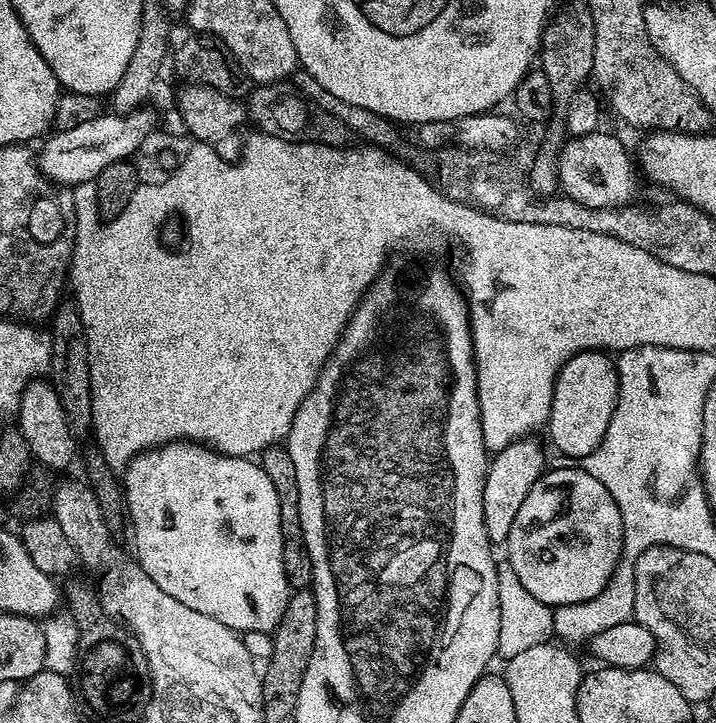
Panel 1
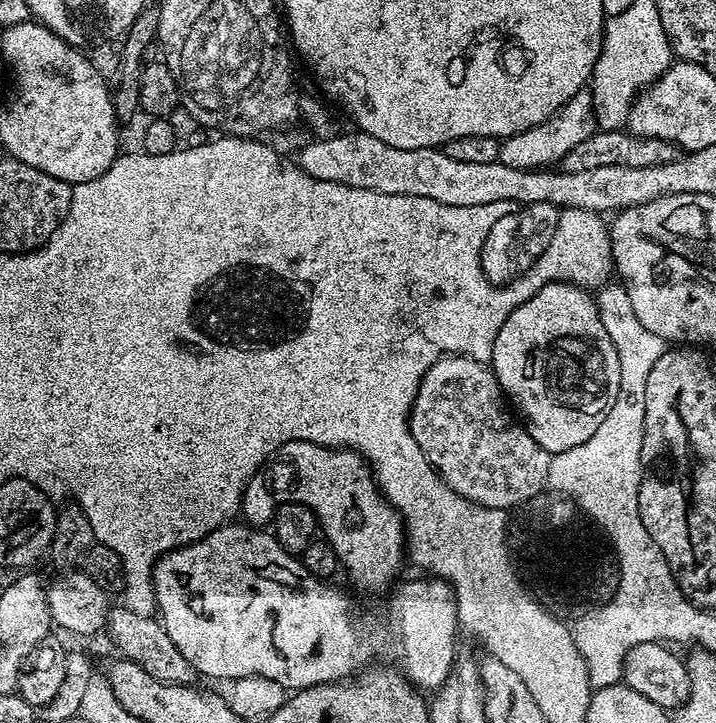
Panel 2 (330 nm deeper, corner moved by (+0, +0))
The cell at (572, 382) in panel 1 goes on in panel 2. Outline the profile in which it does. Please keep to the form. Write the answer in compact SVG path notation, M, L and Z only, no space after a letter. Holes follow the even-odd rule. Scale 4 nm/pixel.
M547 284L515 308L494 338L490 367L534 442L549 454L591 438L620 389L618 350L602 326L593 293L578 284Z

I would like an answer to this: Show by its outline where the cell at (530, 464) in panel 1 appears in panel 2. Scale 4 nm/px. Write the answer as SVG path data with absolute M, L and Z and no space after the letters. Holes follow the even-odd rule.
M225 523L209 536L167 552L152 572L158 619L166 634L170 634L170 642L182 650L182 658L201 677L231 682L261 676L274 678L274 682L289 690L299 690L347 680L367 669L375 661L372 659L383 652L400 660L399 667L420 690L440 689L453 675L458 621L452 585L439 578L408 580L391 593L392 601L381 620L367 620L358 609L352 608L351 598L342 589L310 574L304 563L277 542L271 531L236 523Z

